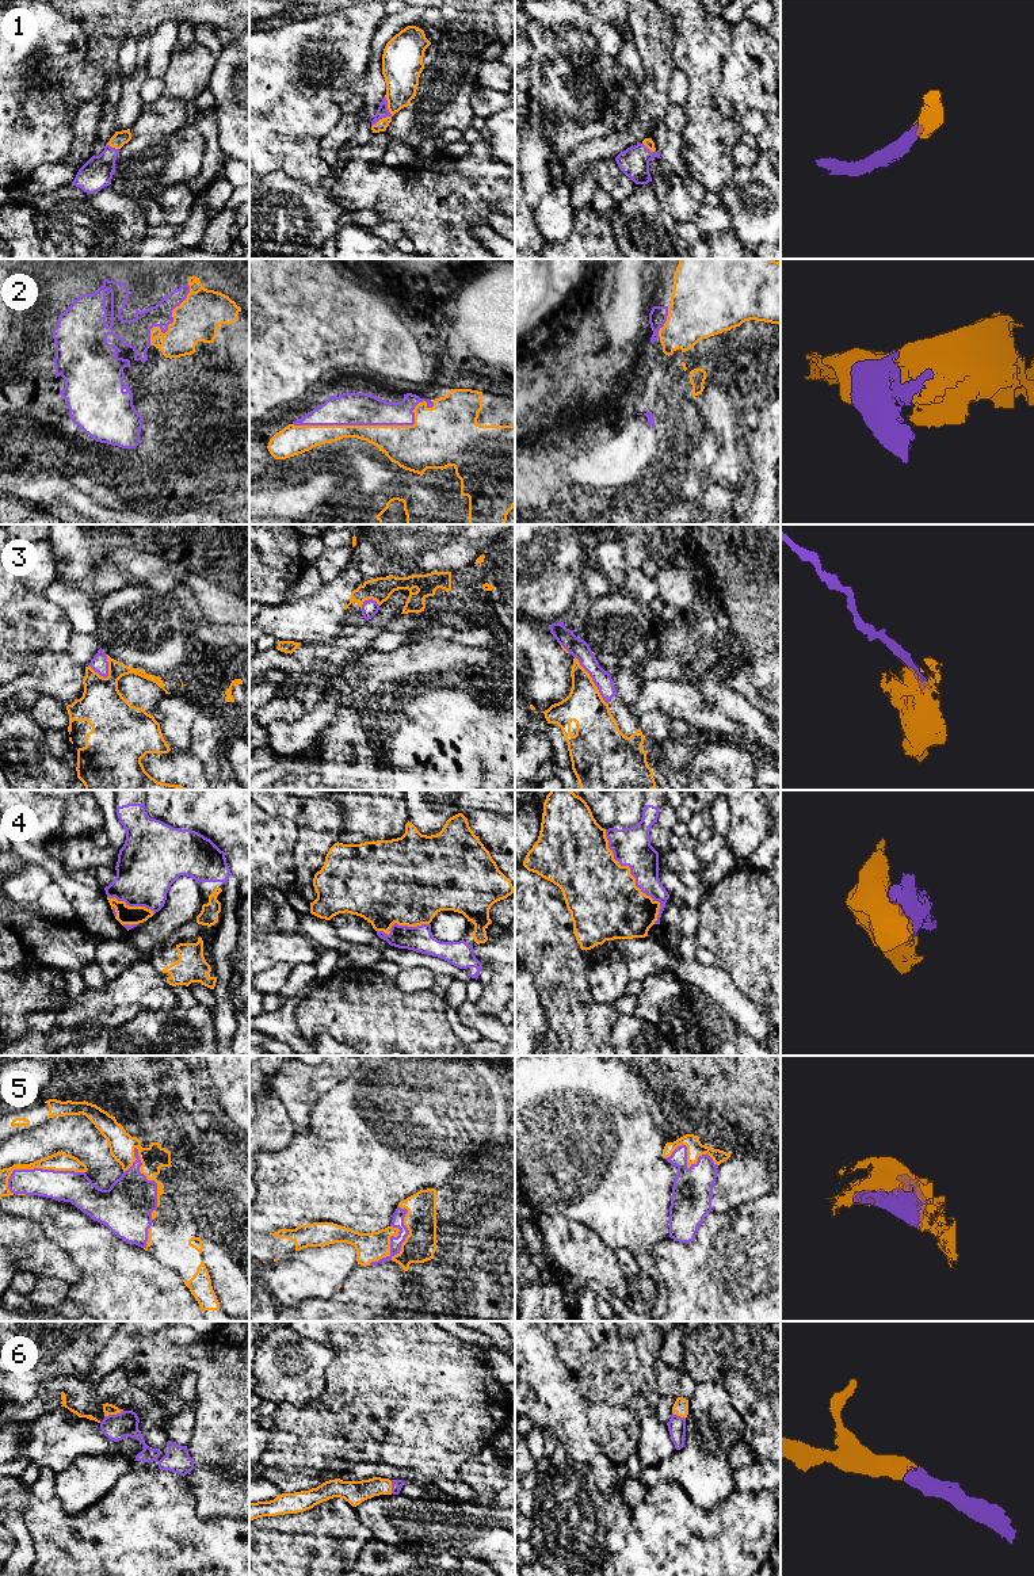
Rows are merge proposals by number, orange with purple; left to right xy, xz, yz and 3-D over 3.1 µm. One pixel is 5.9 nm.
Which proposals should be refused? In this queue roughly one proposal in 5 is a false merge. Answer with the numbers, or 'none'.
3

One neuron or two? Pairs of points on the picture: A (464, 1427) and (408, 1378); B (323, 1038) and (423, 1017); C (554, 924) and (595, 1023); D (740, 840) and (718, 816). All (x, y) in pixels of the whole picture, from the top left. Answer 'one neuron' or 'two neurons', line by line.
A: one neuron
B: two neurons
C: one neuron
D: two neurons

